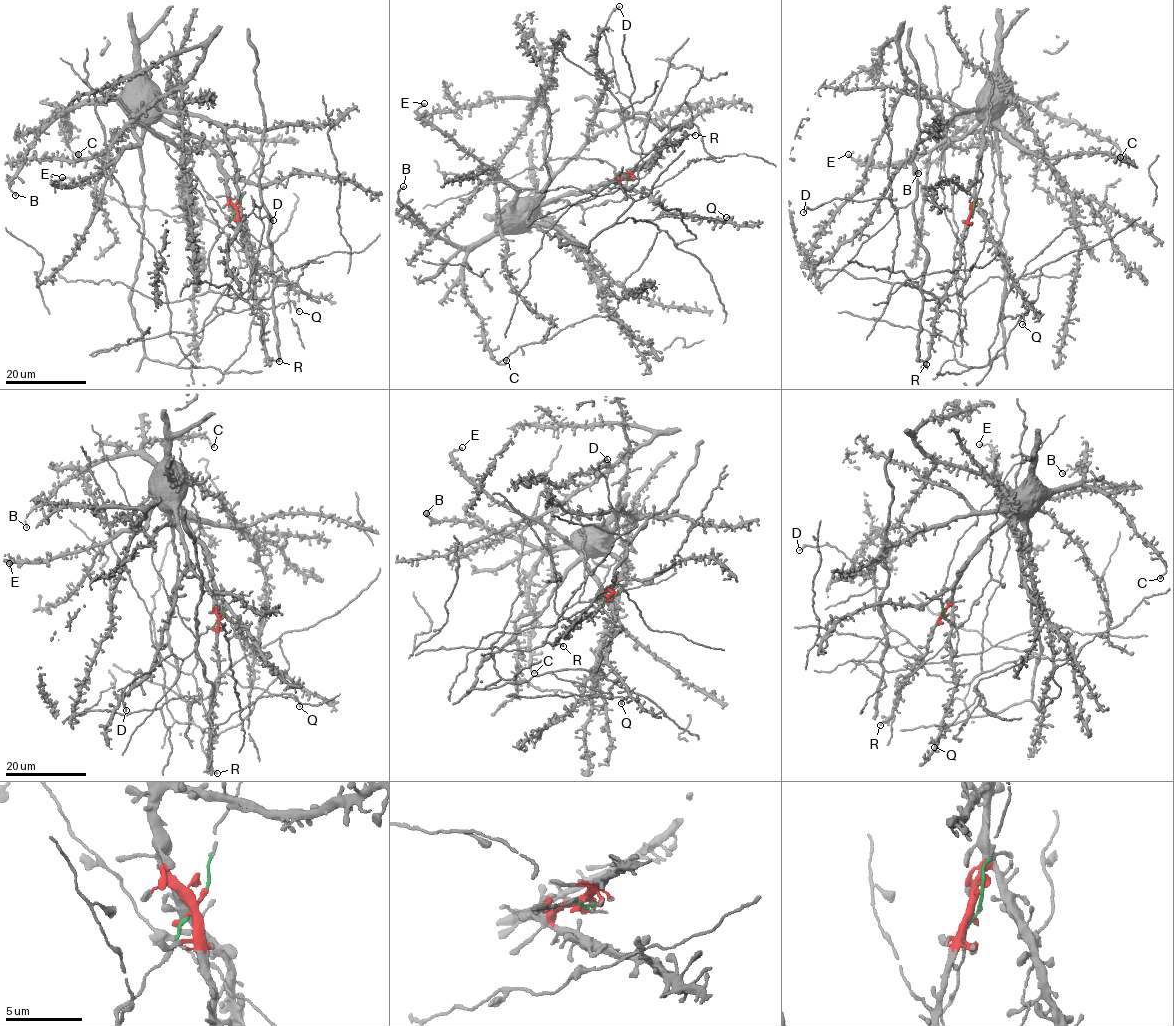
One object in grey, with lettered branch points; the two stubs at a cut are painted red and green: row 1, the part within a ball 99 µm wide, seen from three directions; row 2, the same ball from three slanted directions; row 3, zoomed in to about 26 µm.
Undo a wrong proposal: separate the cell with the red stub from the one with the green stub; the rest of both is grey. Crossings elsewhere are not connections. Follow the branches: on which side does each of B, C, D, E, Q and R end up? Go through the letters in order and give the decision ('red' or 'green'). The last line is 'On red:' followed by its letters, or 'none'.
B: red
C: red
D: green
E: red
Q: red
R: red
On red: B, C, E, Q, R

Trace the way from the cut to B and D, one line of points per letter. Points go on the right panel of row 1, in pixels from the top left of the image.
B: (972, 212), (980, 137), (991, 114), (1004, 109), (1000, 104), (1006, 94), (959, 130), (918, 174)
D: (973, 212), (962, 286), (927, 300), (926, 248), (911, 203), (834, 198), (804, 212)

